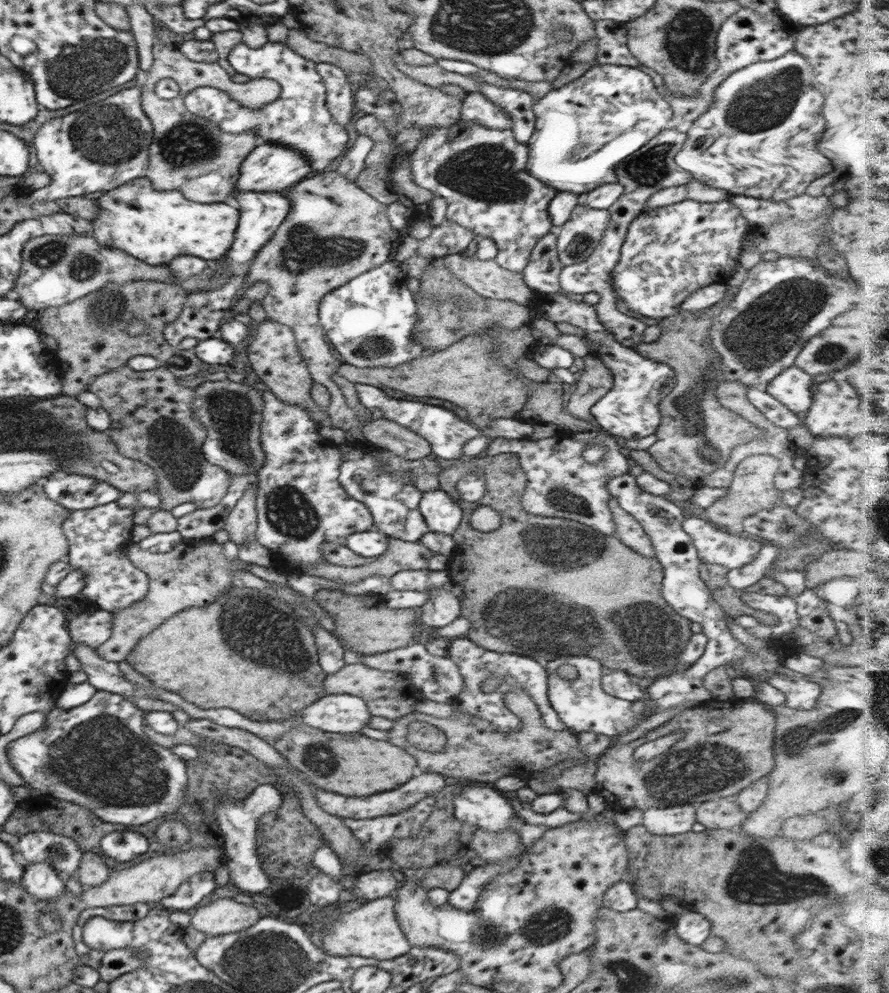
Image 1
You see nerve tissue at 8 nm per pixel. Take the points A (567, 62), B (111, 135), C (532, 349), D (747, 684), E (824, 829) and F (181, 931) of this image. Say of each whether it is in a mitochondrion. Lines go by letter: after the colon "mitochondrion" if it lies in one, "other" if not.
A: other
B: mitochondrion
C: other
D: other
E: other
F: other

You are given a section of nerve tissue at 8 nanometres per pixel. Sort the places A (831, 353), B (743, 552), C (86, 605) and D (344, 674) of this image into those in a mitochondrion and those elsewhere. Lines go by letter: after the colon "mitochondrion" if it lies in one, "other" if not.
A: mitochondrion
B: other
C: other
D: other

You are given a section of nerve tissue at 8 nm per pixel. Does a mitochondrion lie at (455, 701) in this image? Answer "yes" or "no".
no

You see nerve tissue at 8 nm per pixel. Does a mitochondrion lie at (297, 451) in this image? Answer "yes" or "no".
no

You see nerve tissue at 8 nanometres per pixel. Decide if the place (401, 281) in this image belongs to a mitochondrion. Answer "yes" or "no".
no

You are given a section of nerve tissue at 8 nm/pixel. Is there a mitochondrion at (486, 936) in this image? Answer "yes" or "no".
yes

